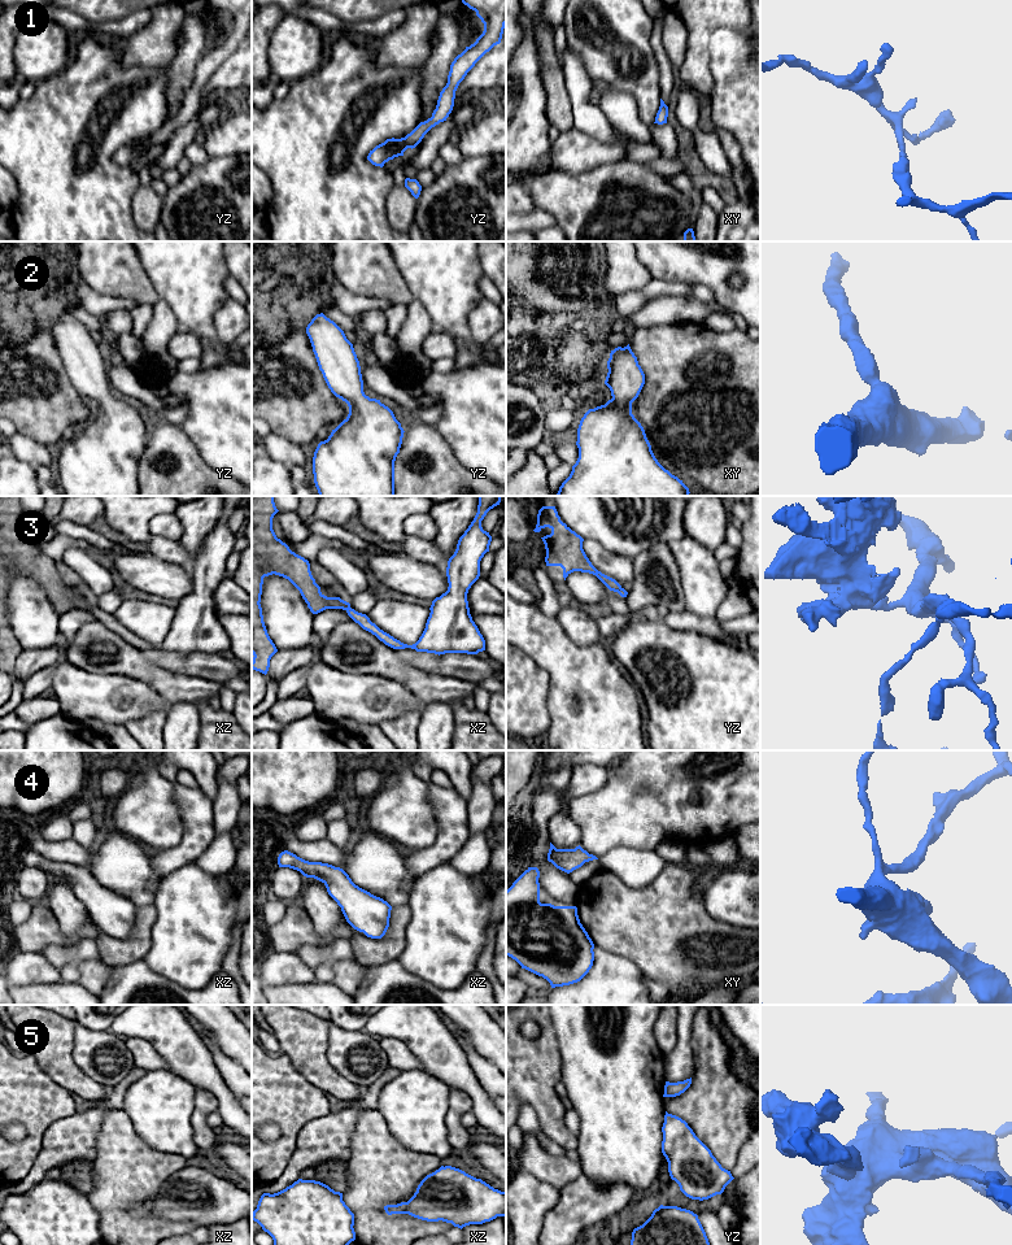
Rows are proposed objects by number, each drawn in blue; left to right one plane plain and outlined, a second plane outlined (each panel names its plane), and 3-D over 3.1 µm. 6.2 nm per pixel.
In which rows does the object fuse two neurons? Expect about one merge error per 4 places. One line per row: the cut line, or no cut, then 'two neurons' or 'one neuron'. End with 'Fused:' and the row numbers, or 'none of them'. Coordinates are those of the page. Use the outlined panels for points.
1: no cut; one neuron
2: no cut; one neuron
3: cut in xz along (349, 606), (347, 610); two neurons
4: no cut; one neuron
5: no cut; one neuron
Fused: 3

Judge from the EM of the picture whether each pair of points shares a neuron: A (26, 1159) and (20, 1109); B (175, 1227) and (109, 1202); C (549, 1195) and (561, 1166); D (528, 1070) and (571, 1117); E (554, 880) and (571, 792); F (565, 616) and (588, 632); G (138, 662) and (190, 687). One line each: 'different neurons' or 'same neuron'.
A: same neuron
B: same neuron
C: different neurons
D: different neurons
E: different neurons
F: same neuron
G: same neuron

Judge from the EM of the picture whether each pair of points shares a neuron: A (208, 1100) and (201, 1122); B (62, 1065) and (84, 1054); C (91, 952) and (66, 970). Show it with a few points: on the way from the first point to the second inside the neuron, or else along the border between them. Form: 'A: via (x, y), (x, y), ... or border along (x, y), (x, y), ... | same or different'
A: via (204, 1105), (201, 1117) | same
B: border along (73, 1028), (73, 1061), (94, 1082) | different
C: border along (79, 960), (72, 960), (60, 969) | different

